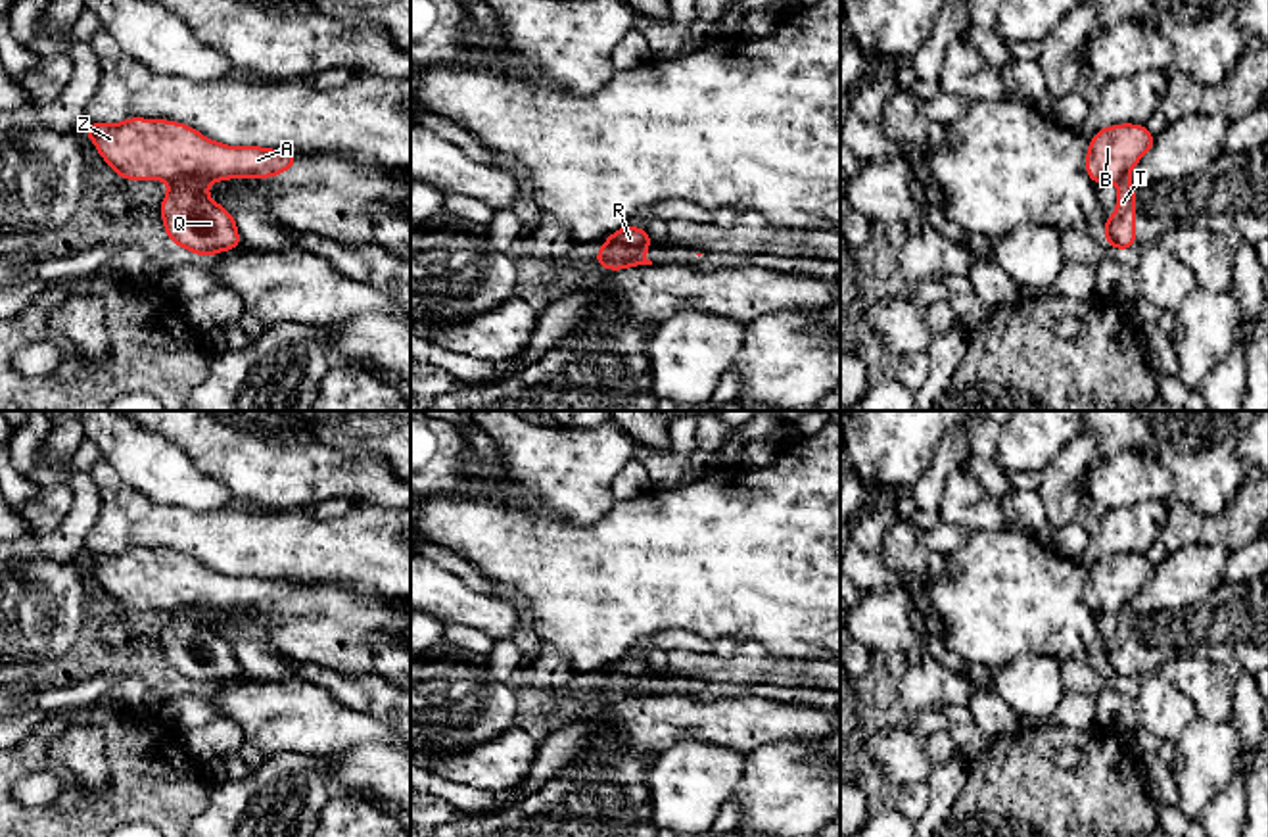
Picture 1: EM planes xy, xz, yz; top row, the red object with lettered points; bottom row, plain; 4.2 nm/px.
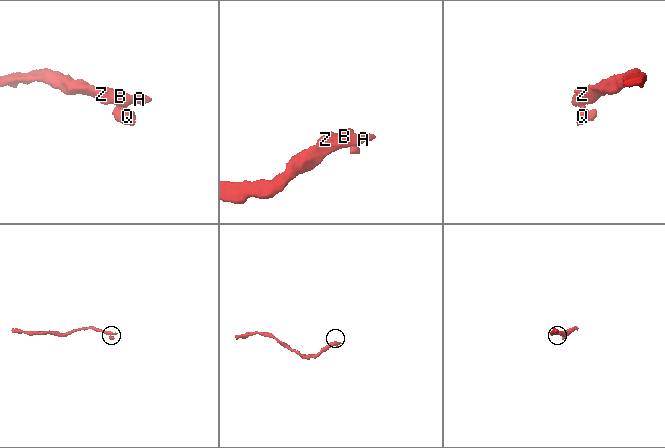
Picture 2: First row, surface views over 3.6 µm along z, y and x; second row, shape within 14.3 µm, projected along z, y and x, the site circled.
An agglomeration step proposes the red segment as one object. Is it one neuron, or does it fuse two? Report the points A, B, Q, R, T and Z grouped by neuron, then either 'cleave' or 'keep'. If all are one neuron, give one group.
A B R Z / Q T; cleave

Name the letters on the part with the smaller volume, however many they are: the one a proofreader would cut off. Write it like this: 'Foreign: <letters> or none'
Foreign: Q, T

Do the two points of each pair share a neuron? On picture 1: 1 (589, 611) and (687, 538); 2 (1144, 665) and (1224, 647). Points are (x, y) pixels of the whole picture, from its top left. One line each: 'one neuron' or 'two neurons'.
1: one neuron
2: one neuron

